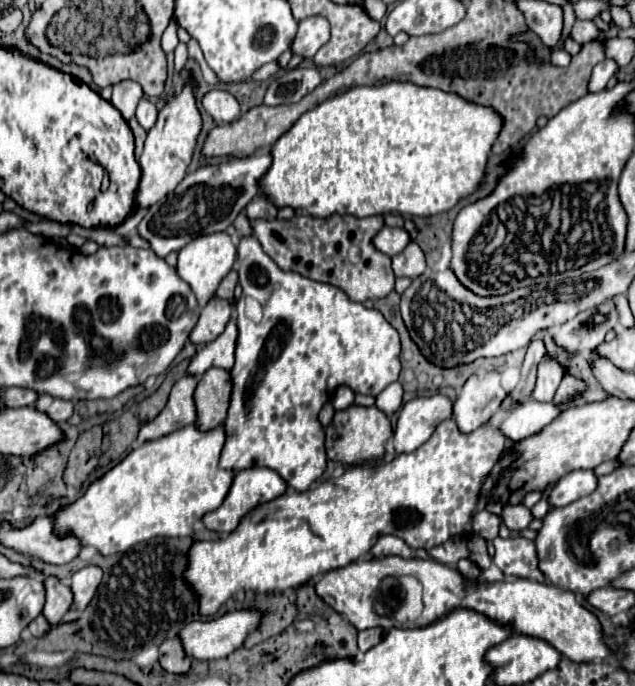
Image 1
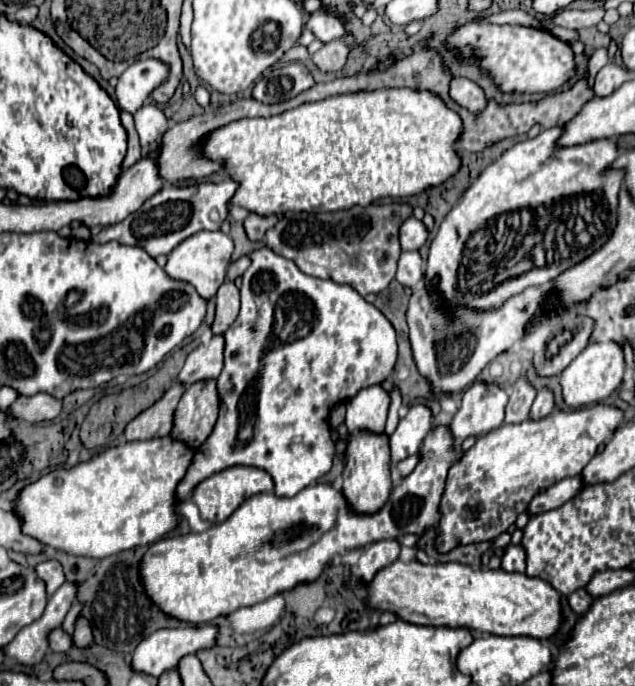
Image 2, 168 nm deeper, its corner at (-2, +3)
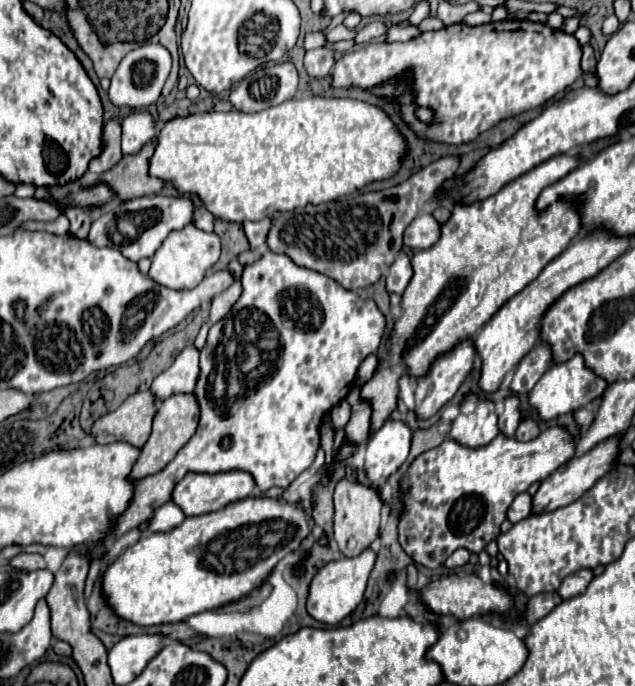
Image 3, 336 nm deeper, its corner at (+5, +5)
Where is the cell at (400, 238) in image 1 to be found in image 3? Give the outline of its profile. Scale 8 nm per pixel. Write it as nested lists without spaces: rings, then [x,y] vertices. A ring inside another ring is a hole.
[[[432,214],[416,216],[404,232],[404,244],[412,250],[430,248],[440,238],[440,224],[434,220]]]

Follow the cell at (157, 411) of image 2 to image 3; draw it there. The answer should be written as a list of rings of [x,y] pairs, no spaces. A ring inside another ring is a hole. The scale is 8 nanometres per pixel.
[[[150,390],[128,396],[114,412],[100,416],[92,424],[92,438],[96,442],[128,442],[140,448],[152,430],[152,418],[156,414],[156,400]]]

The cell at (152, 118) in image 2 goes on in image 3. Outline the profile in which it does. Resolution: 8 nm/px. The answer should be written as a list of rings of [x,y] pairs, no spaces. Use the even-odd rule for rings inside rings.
[[[132,112],[122,122],[122,154],[136,154],[156,136],[156,122],[148,112]]]

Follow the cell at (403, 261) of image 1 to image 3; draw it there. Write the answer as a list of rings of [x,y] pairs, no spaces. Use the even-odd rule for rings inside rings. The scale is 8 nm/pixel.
[[[400,252],[400,254],[396,256],[396,260],[394,260],[394,264],[390,266],[388,276],[386,276],[386,290],[388,290],[390,294],[392,294],[392,292],[402,294],[404,288],[408,286],[410,278],[412,278],[410,258],[408,258],[404,252]]]

